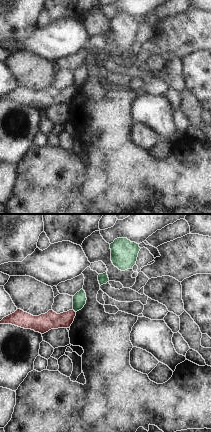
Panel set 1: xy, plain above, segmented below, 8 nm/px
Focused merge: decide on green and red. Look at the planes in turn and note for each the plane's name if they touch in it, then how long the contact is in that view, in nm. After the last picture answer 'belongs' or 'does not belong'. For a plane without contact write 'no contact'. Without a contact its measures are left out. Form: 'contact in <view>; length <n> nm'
contact in xy; length 40 nm

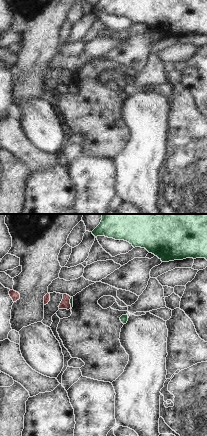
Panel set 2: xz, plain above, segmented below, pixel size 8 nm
contact in xz; length 100 nm

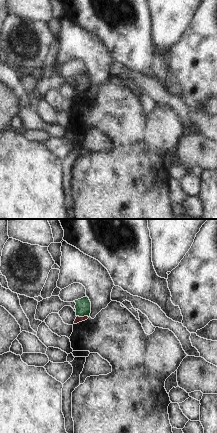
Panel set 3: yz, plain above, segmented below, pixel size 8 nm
contact in yz; length 100 nm

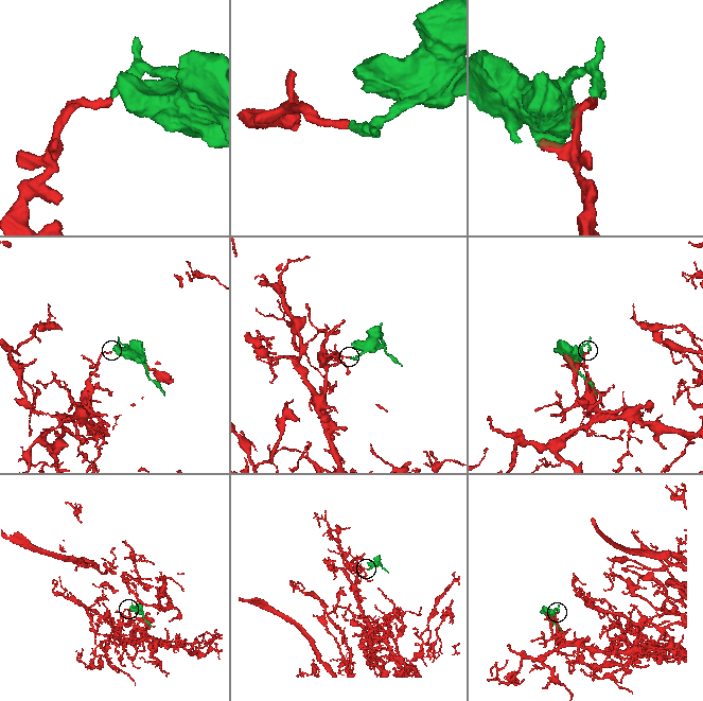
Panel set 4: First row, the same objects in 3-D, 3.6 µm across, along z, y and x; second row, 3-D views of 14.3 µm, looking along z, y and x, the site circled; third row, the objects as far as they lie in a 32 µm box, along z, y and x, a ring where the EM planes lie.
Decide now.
does not belong

